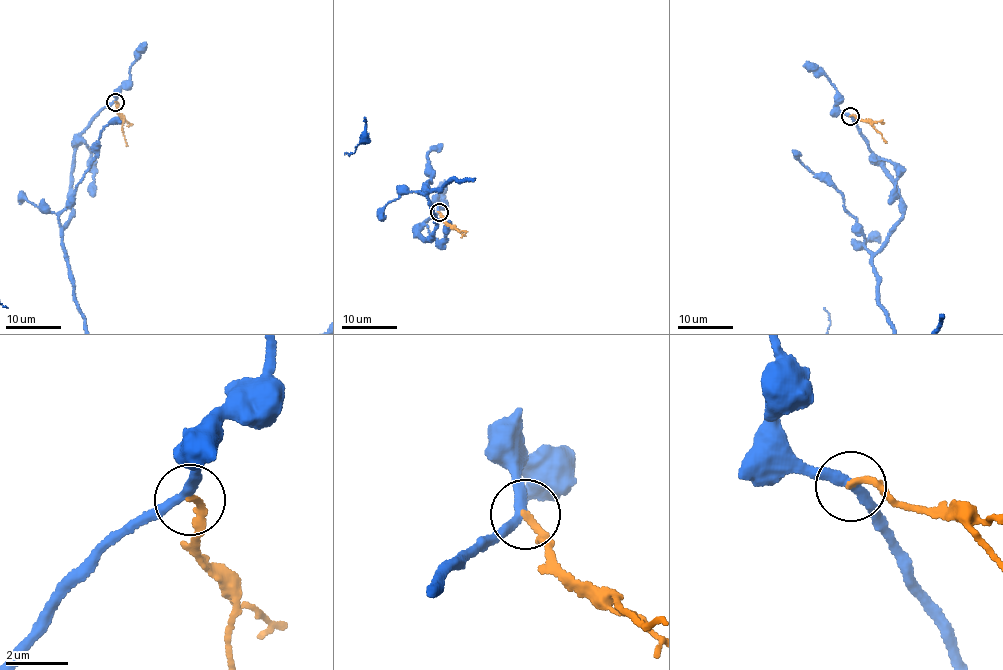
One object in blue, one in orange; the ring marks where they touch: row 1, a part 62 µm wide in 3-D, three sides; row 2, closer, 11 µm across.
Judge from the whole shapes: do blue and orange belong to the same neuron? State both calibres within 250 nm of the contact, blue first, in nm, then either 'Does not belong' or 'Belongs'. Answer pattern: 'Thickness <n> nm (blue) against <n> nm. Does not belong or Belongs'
Thickness 320 nm (blue) against 200 nm. Does not belong

